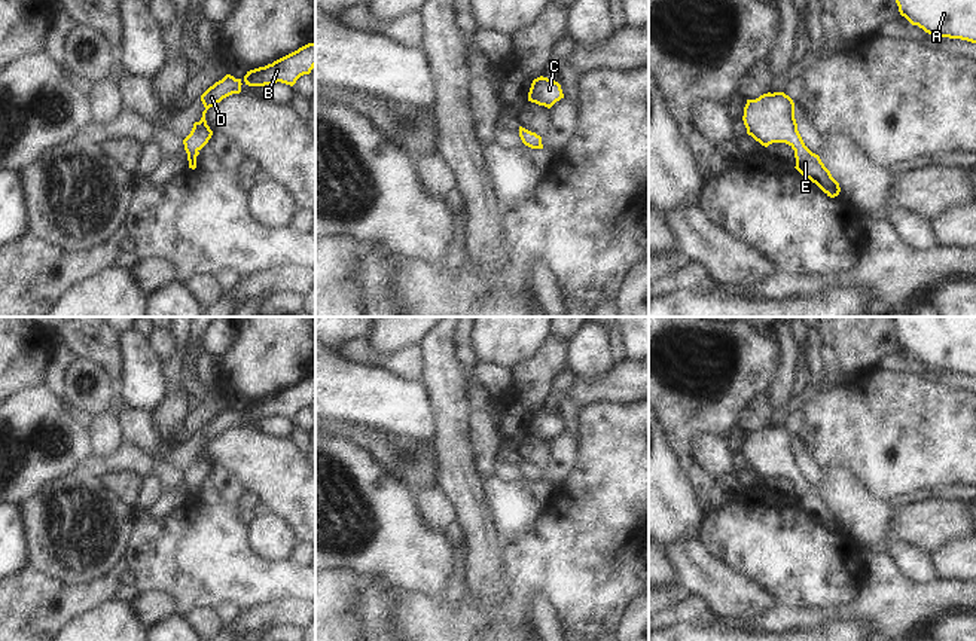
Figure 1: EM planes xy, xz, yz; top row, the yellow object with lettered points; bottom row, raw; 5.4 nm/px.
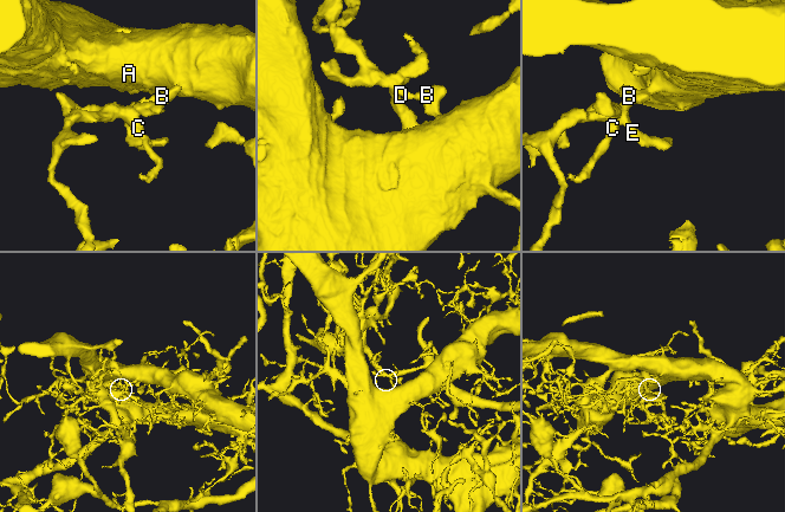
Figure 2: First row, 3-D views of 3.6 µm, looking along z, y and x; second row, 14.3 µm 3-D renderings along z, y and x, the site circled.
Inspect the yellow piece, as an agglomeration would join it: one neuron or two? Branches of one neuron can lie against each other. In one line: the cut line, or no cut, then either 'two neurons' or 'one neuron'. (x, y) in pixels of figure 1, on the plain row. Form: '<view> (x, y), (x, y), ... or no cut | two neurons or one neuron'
no cut | one neuron

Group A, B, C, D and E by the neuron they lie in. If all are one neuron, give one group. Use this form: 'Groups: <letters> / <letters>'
Groups: A B C D E.

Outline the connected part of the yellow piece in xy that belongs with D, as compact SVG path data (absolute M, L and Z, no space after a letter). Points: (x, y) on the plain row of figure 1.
M226 408L222 413L210 419L202 428L201 434L205 440L199 455L193 457L190 467L183 473L184 483L187 486L189 501L196 501L196 489L199 483L208 476L213 468L213 464L207 458L205 446L210 440L220 436L223 431L241 425L241 412L235 412L231 408Z

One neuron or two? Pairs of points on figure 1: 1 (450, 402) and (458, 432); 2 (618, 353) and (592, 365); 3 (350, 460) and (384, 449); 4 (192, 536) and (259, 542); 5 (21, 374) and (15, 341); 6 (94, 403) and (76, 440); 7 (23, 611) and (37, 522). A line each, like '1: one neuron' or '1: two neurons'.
1: one neuron
2: two neurons
3: two neurons
4: two neurons
5: one neuron
6: two neurons
7: two neurons

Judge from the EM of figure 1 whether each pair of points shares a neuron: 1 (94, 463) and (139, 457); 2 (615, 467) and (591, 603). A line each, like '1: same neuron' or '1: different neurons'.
1: same neuron
2: same neuron

